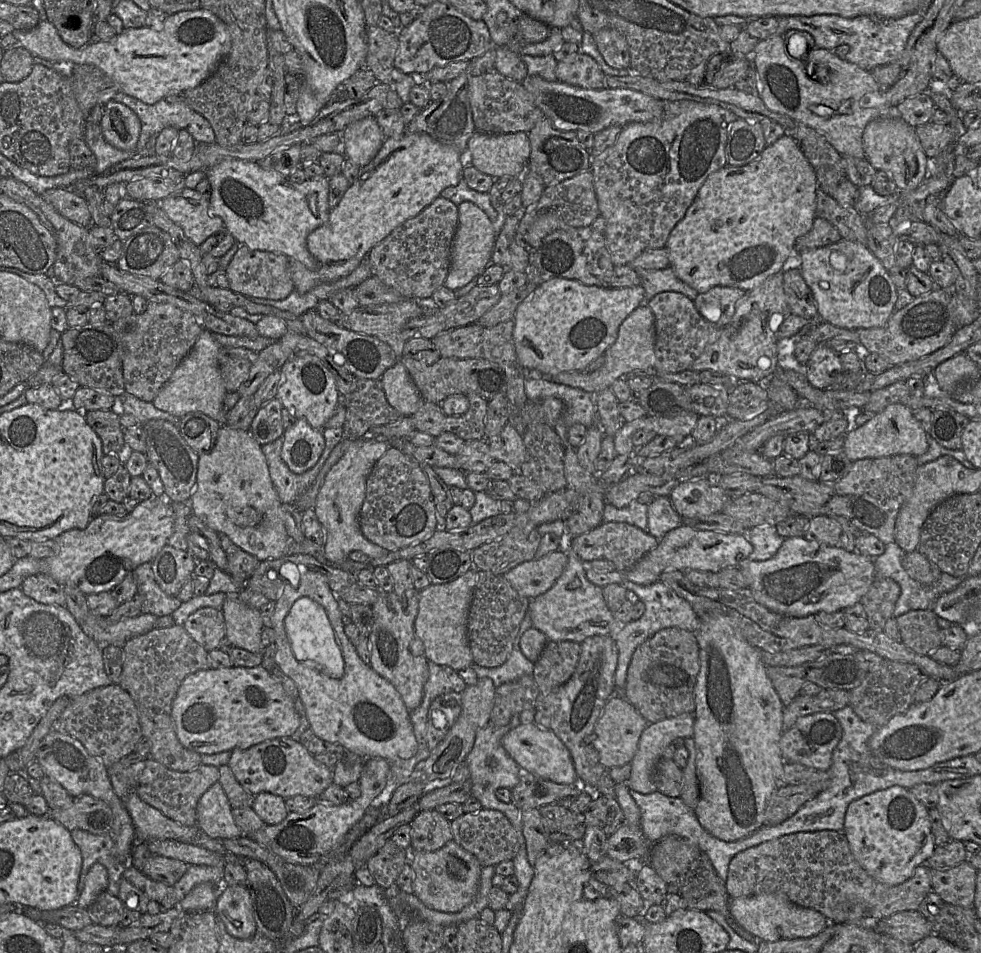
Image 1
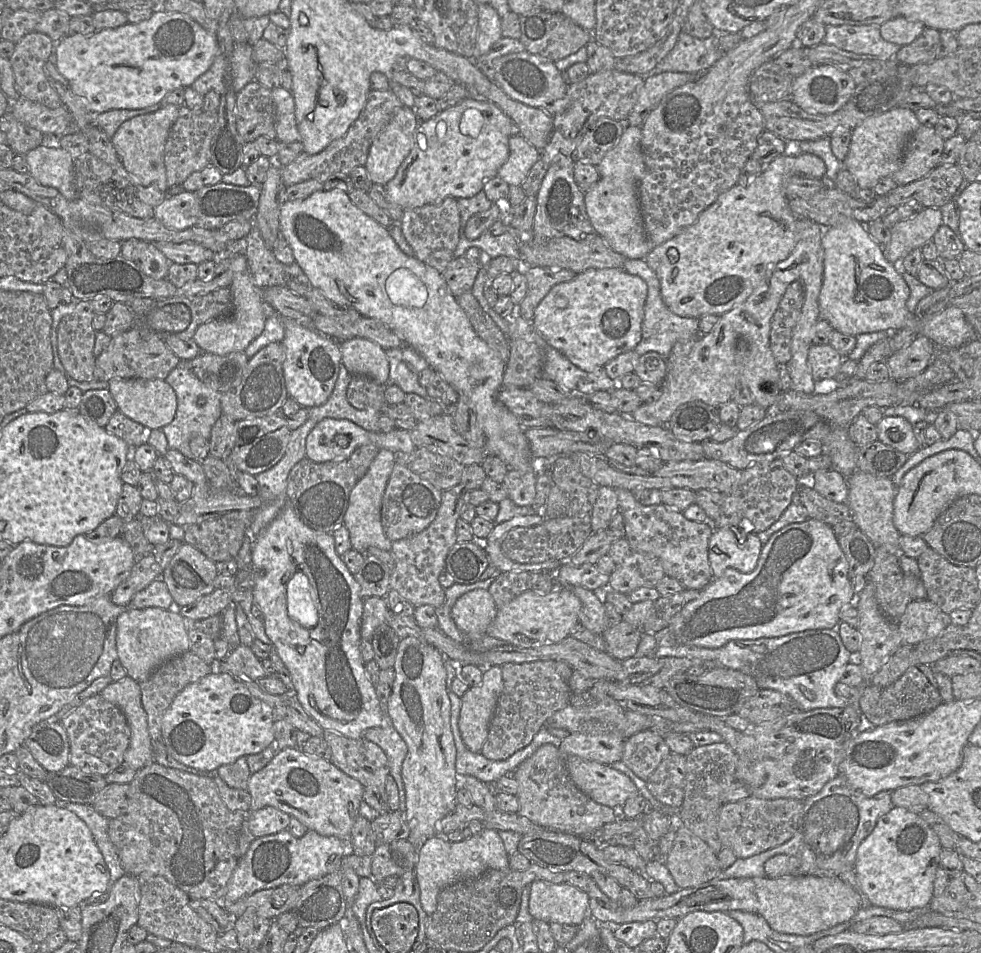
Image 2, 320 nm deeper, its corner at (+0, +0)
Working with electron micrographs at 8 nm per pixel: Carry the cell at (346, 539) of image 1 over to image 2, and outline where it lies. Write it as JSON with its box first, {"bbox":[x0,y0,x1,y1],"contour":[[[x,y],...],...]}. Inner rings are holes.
{"bbox":[343,449,395,555],"contour":[[[380,449],[366,475],[357,481],[350,493],[343,525],[349,530],[352,549],[364,555],[369,547],[391,551],[392,541],[387,538],[381,523],[381,508],[383,495],[395,462],[395,453]]]}

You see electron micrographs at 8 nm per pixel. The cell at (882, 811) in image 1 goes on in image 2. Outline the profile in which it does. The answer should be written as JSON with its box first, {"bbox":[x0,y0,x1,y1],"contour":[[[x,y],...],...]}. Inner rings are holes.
{"bbox":[855,806,942,910],"contour":[[[894,806],[858,847],[855,873],[859,889],[873,906],[894,910],[927,907],[942,849],[937,834],[919,814]]]}

